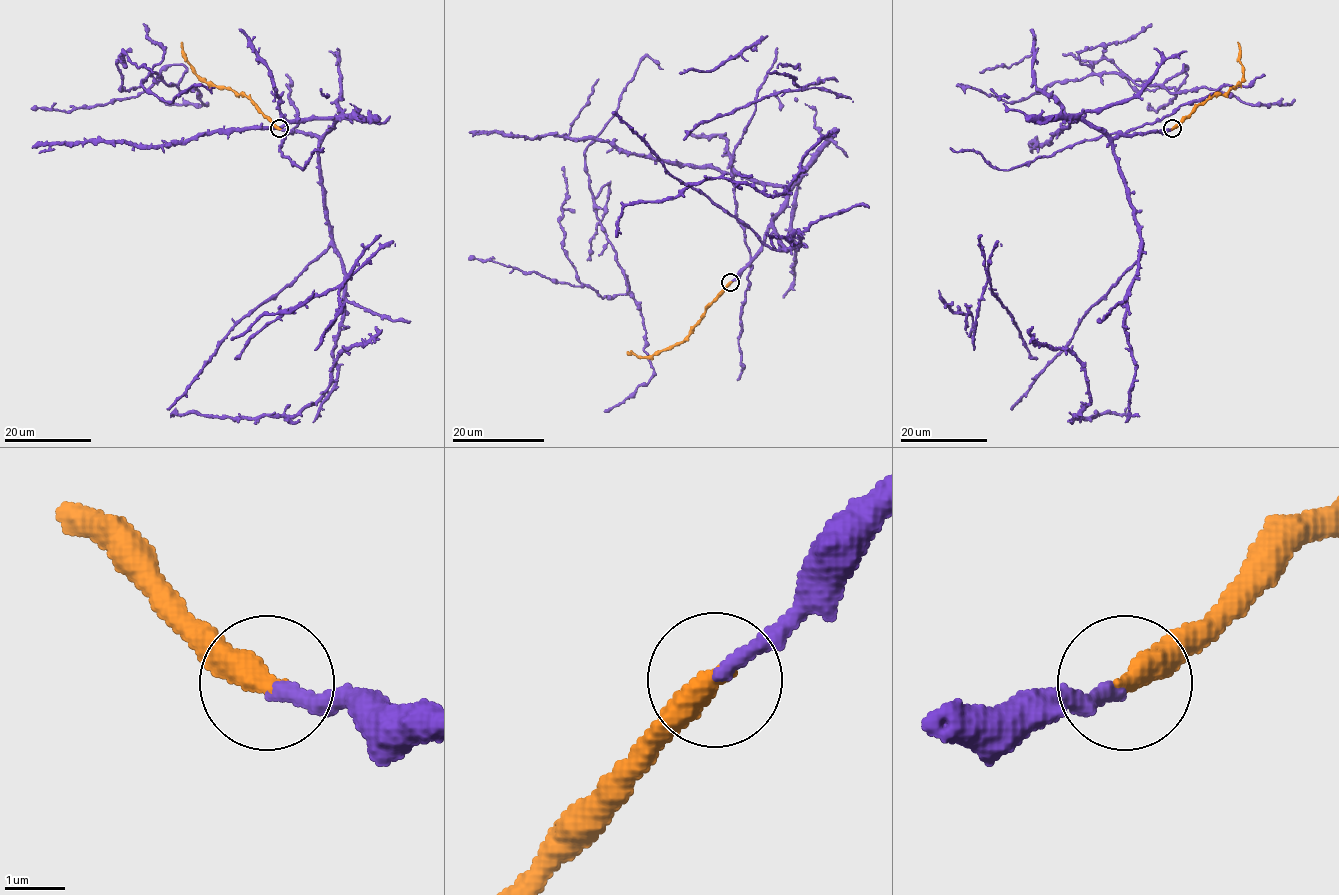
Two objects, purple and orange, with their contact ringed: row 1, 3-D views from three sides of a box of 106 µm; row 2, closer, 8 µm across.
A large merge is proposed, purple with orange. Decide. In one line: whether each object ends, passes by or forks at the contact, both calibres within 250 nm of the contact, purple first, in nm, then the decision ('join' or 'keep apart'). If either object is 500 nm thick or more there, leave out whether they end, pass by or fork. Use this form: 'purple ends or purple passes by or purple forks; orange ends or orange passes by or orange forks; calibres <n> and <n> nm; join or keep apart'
purple ends; orange ends; calibres 240 and 440 nm; join

